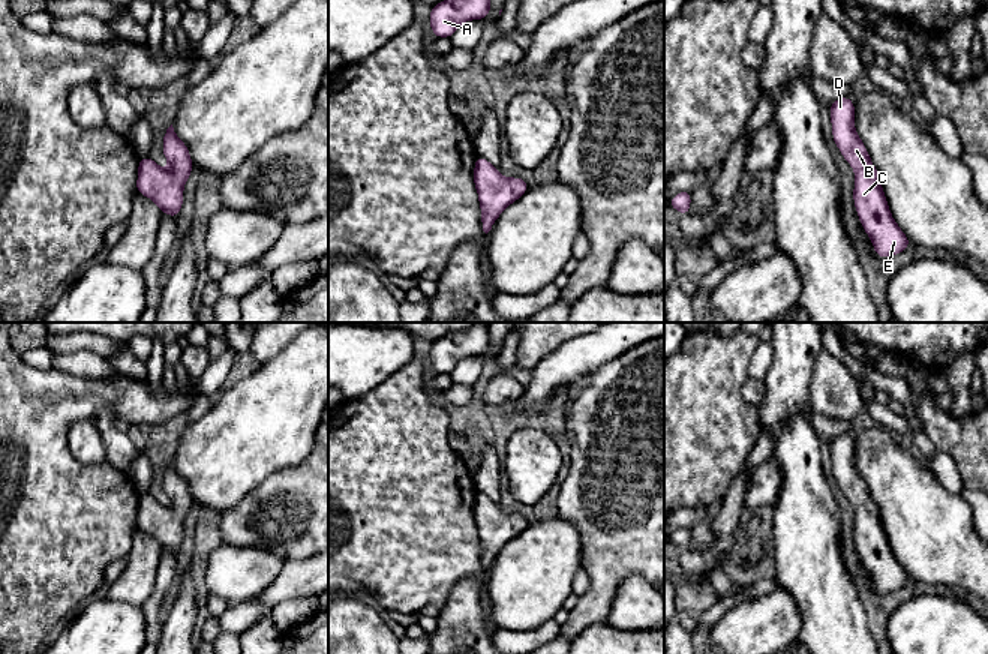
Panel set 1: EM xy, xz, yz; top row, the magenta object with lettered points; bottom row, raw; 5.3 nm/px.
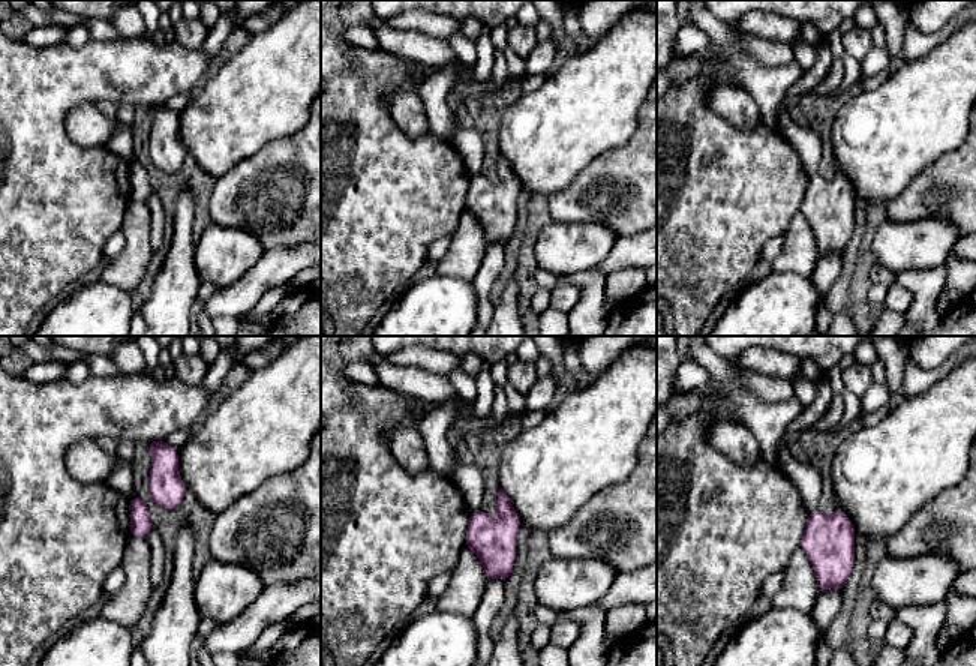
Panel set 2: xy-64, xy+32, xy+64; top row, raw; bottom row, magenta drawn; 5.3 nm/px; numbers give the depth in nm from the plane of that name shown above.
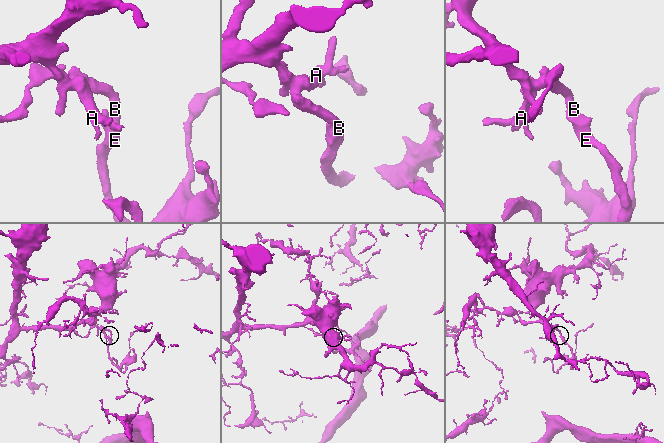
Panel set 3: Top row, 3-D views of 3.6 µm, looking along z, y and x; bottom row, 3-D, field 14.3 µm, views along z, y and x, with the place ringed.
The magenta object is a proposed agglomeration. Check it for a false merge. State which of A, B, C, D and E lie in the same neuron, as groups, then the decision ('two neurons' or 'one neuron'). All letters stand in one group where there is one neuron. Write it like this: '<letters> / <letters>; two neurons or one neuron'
A B C D E; one neuron

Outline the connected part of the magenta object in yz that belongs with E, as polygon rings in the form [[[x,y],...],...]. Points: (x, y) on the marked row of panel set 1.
[[[849,96],[834,100],[829,114],[834,142],[855,171],[853,202],[874,252],[880,258],[901,254],[912,242],[894,220],[880,172],[873,166],[868,150],[858,136],[853,100]]]

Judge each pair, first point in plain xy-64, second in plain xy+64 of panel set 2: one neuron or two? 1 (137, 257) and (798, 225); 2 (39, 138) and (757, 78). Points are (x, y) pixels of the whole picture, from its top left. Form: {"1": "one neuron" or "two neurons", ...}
{"1": "one neuron", "2": "two neurons"}

